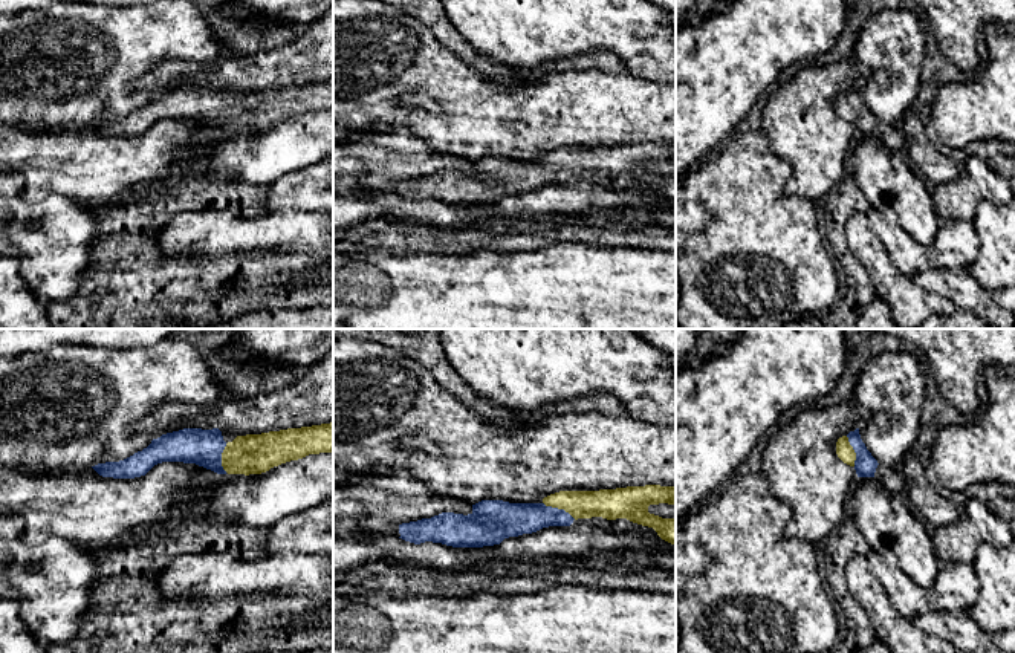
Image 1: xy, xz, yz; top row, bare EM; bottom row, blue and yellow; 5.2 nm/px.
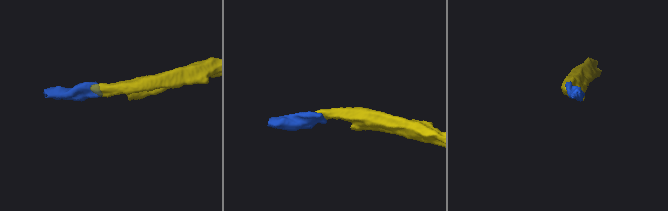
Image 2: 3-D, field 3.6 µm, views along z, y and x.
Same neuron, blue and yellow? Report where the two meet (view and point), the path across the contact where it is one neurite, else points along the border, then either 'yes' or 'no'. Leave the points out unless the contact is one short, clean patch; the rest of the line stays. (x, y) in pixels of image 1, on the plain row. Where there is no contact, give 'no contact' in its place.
xz (560, 167) | across xz (514, 176), (543, 173), (560, 167), (567, 162), (606, 161) | yes

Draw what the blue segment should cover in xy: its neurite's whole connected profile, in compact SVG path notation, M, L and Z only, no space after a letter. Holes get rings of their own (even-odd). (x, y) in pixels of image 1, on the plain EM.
M333 80L237 93L225 99L219 86L183 86L153 96L142 109L92 124L102 135L135 136L162 119L196 121L217 132L261 132L309 112L333 110Z

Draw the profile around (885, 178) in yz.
M858 135L854 179L873 210L896 222L920 246L929 248L940 231L931 190L919 179L905 153L891 151L876 135Z

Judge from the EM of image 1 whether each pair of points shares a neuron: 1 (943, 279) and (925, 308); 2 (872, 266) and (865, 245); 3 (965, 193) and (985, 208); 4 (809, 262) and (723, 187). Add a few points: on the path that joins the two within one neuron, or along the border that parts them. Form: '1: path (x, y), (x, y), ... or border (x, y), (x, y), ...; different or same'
1: border (913, 279), (927, 291), (943, 295), (956, 309); different
2: path (872, 262), (869, 250); same
3: border (998, 204), (982, 201), (972, 220); different
4: path (788, 251), (745, 208); same

